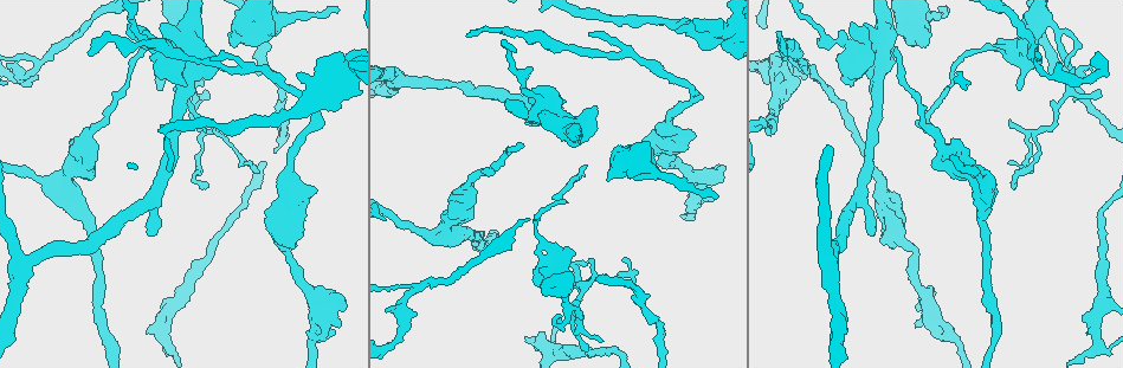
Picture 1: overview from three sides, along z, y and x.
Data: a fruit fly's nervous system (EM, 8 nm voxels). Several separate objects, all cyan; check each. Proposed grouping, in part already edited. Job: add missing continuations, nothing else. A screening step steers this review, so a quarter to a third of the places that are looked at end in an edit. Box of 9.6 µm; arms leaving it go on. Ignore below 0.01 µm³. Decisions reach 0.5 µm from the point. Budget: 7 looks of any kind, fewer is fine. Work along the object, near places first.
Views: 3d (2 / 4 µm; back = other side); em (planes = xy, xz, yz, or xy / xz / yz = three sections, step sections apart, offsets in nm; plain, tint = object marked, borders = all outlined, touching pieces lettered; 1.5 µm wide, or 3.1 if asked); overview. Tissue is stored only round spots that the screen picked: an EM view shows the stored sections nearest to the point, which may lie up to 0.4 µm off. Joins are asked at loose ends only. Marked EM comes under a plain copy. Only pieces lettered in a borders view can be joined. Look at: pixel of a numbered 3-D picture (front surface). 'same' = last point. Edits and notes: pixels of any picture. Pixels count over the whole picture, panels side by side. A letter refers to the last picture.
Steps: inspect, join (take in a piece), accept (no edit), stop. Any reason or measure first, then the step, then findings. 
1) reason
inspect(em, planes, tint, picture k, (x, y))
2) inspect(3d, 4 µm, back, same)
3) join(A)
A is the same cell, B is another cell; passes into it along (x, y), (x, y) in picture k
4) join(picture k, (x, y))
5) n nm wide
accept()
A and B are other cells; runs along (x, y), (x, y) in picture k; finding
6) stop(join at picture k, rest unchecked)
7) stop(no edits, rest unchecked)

inspect(3d, 2 µm, picture 1, (852, 23))

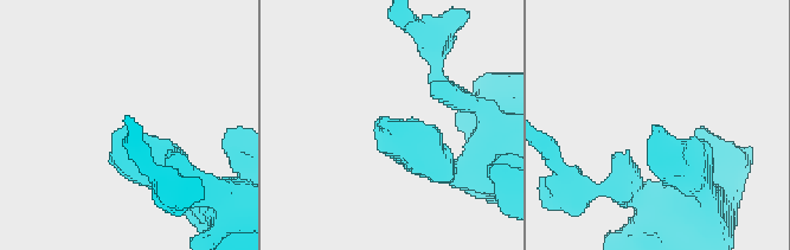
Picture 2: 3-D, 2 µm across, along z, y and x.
shape alone is not enough
inspect(em, yz, step 4, borders, picture 2, (394, 120))

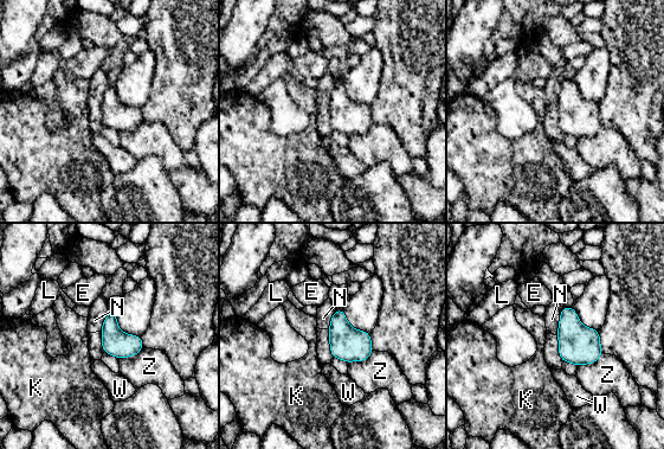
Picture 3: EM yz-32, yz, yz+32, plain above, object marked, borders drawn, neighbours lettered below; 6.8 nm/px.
inspect(em, planes, borders, same)

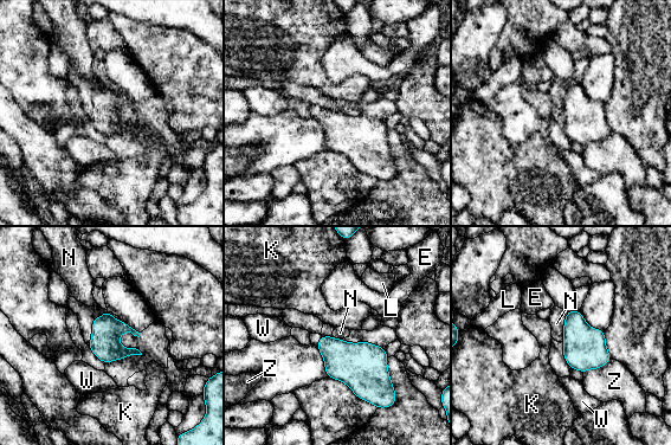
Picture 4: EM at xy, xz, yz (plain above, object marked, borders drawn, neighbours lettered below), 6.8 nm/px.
190 nm wide
accept()
E, K, L, N, W and Z are other cells; border along (567, 313), (562, 341) in picture 4; no lettered piece goes on from it

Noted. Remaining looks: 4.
tapers out
inspect(em, yz, step 4, borders, picture 1, (785, 53))

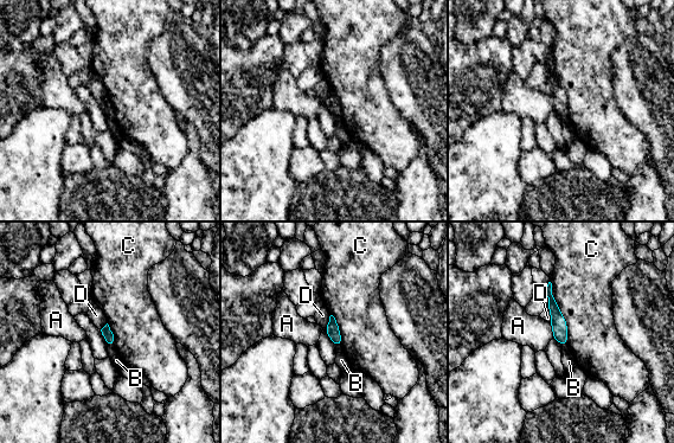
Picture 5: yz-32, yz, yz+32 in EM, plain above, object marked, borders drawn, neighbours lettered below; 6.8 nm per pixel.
C touches over 460 nm
accept()
A, B, C and D are other cells; no lettered piece goes on from it

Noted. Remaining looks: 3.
stops while still wide
inspect(3d, 4 µm, picture 1, (298, 72))

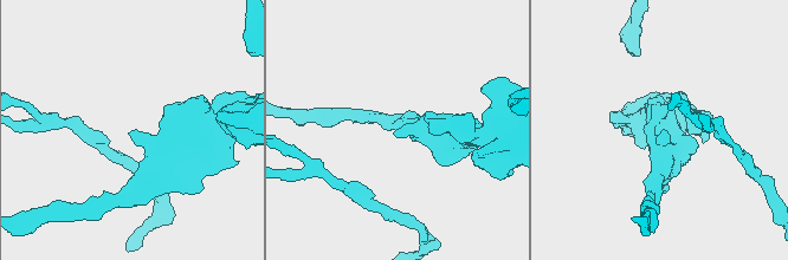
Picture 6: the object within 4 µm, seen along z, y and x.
need the tissue
inspect(em, xy, step 4, borders, picture 6, (664, 130))

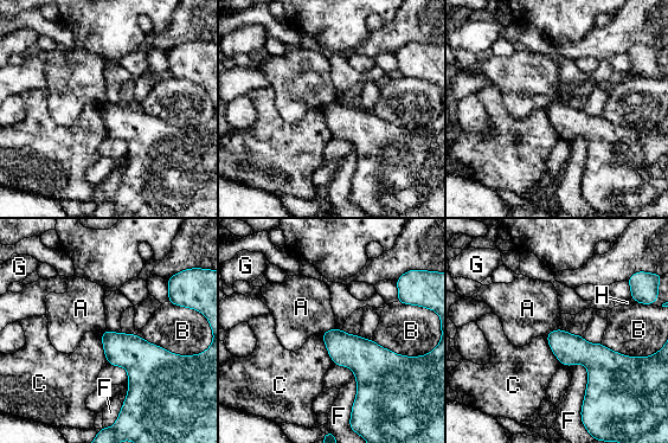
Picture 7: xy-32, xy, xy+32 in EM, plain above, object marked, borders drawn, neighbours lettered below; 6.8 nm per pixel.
accept()
A, B, C, F, G and H are other cells; border along (335, 326), (320, 334) in picture 7; no lettered piece goes on from it

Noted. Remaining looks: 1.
stop(no edits, rest unchecked)

